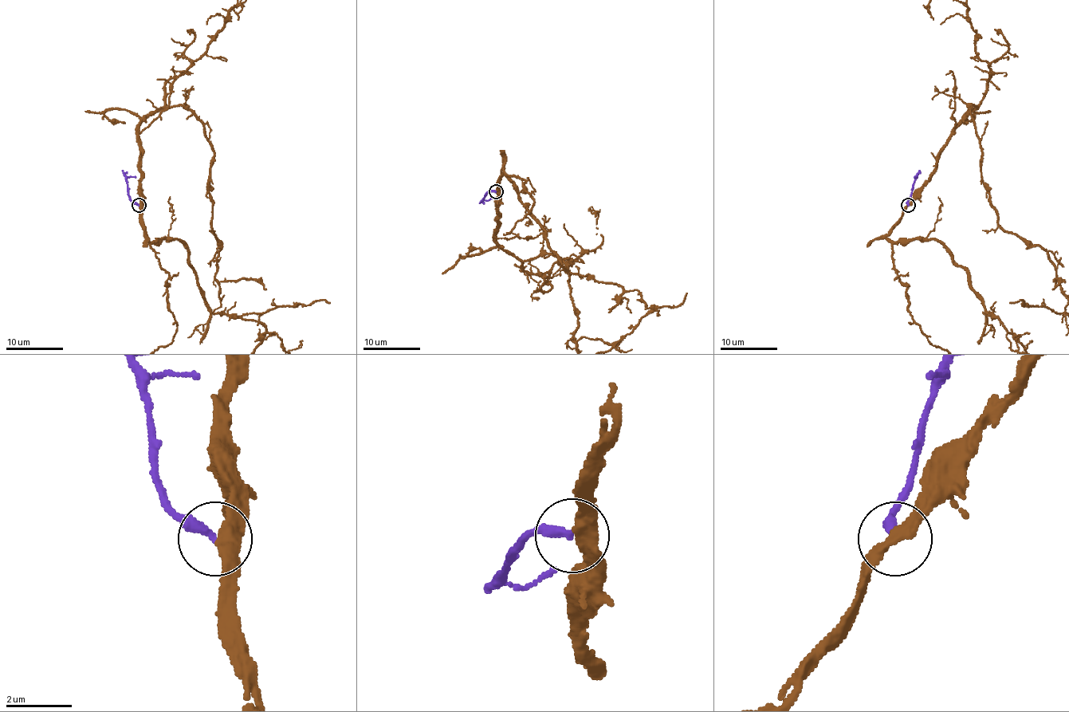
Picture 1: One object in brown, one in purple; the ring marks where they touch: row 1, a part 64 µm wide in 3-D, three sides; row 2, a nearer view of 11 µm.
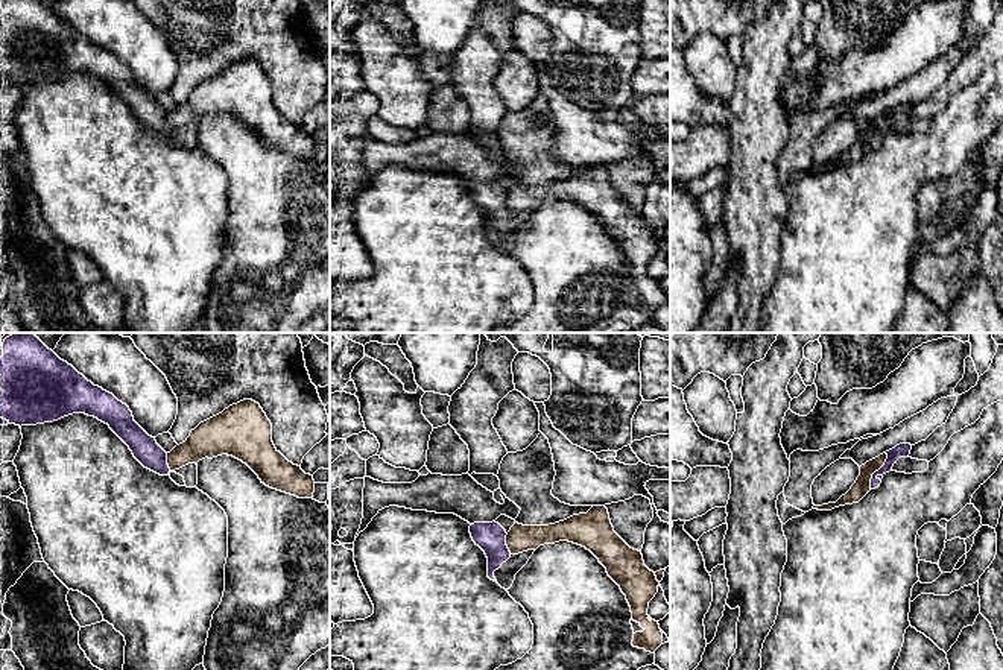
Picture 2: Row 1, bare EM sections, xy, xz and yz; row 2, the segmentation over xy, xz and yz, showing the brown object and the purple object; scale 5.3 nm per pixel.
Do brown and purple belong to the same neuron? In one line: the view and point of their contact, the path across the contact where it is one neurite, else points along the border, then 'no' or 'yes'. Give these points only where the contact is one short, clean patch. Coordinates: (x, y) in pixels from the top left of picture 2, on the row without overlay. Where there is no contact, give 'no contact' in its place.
yz (876, 129) | along yz (886, 113), (886, 120), (873, 134), (870, 148) | no

